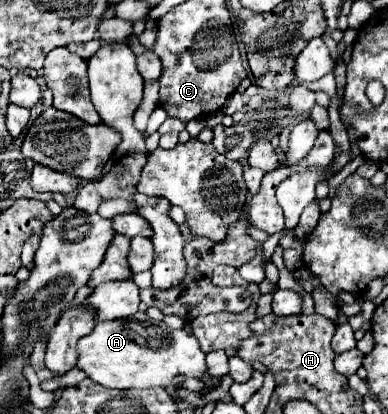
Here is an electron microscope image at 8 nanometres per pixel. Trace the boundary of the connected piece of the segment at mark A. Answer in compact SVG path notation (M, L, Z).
M145 312L121 320L97 322L95 330L77 342L77 368L105 388L179 388L183 380L175 380L177 374L183 378L201 378L207 372L205 352L199 348L195 336L185 330L171 330L163 322L153 322Z

